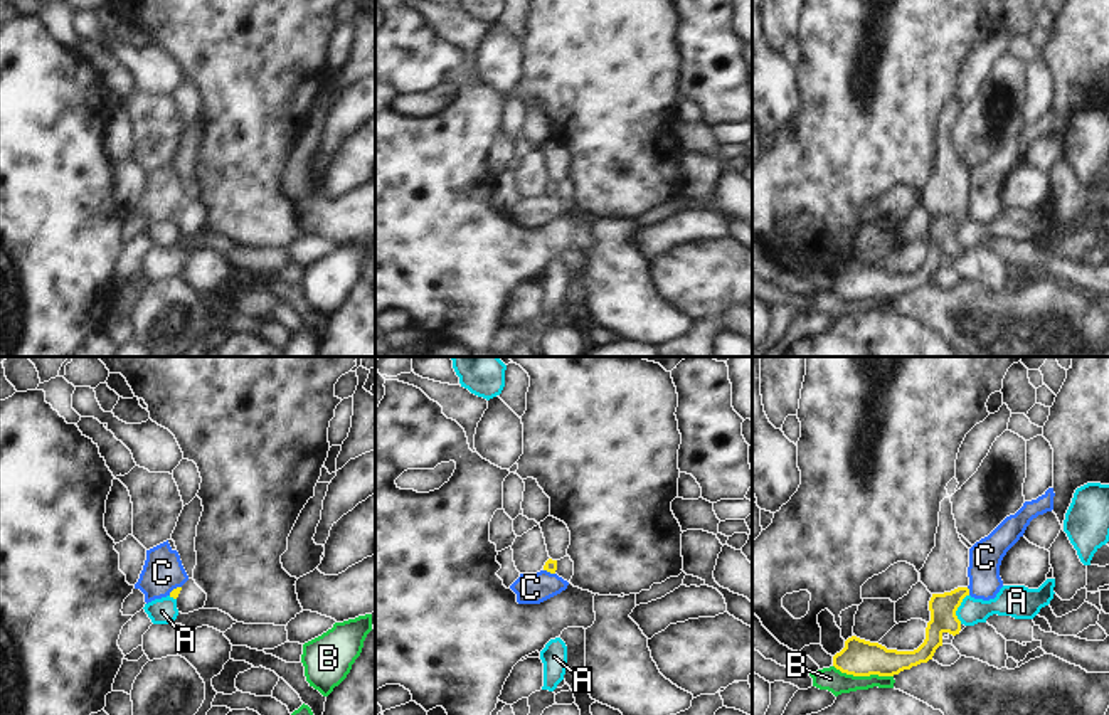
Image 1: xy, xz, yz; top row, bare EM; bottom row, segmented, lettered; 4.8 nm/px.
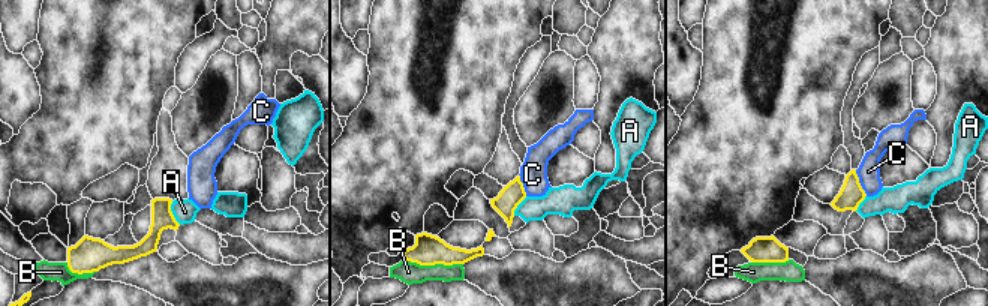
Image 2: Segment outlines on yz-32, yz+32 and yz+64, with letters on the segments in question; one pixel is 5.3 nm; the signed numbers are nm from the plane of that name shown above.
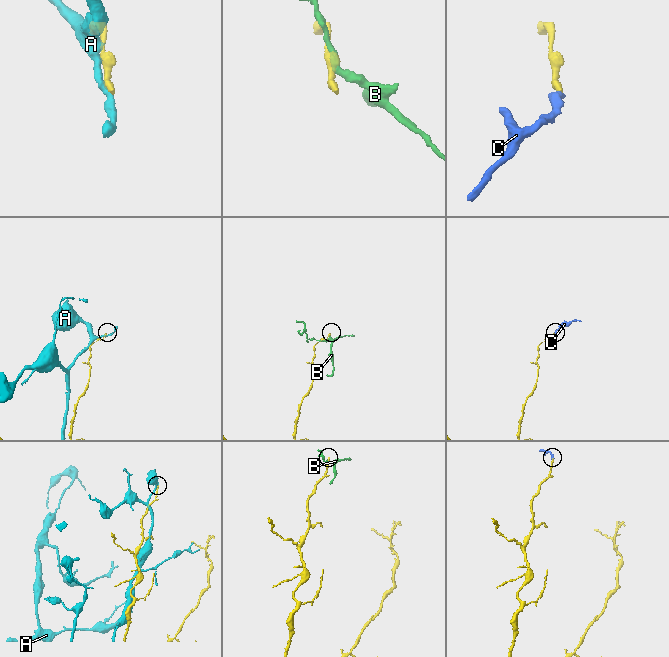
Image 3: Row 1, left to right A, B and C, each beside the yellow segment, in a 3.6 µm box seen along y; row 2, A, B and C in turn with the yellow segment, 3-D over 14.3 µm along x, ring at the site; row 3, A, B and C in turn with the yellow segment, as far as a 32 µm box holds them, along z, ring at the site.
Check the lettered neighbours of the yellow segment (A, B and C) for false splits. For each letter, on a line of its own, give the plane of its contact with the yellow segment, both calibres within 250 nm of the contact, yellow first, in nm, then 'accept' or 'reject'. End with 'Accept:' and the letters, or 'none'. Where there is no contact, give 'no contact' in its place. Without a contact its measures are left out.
A: meets yellow in yz; 130 nm thick on the yellow side, 130 nm on the other; reject
B: meets yellow in yz; 180 nm thick on the yellow side, 110 nm on the other; reject
C: meets yellow in yz; 130 nm thick on the yellow side, 160 nm on the other; reject
Accept: none

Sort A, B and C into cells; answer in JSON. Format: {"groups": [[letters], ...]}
{"groups": [["A"], ["B"], ["C"]]}

